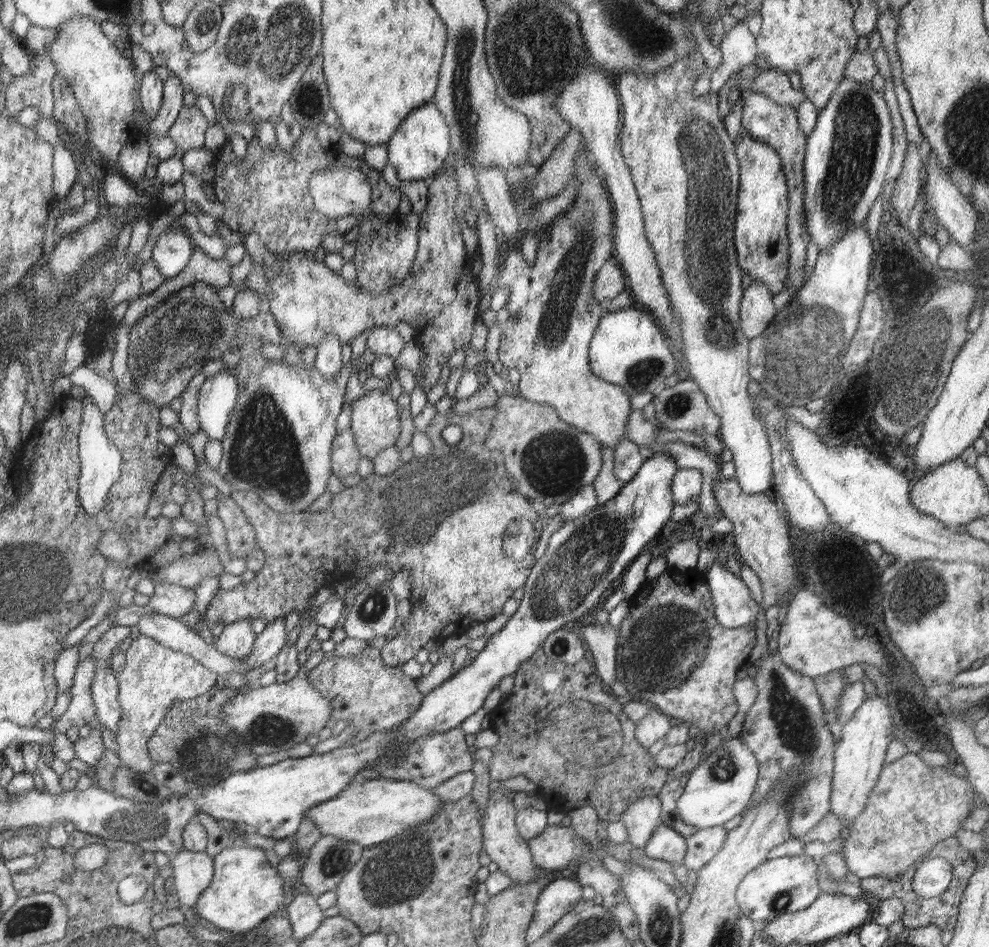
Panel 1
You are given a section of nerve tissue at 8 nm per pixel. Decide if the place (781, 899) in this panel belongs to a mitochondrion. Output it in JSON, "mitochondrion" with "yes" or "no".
{"mitochondrion":"yes"}

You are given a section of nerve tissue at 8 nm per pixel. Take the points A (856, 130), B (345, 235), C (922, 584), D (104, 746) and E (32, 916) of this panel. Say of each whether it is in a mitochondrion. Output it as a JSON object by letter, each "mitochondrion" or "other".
{"A":"mitochondrion","B":"other","C":"mitochondrion","D":"other","E":"mitochondrion"}

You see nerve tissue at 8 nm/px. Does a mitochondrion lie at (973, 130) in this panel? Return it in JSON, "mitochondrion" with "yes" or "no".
{"mitochondrion":"yes"}

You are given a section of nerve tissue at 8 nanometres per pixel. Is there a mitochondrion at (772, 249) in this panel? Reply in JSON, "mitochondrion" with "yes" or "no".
{"mitochondrion":"no"}

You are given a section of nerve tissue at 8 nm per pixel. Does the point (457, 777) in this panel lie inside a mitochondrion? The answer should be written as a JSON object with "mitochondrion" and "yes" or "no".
{"mitochondrion":"no"}

